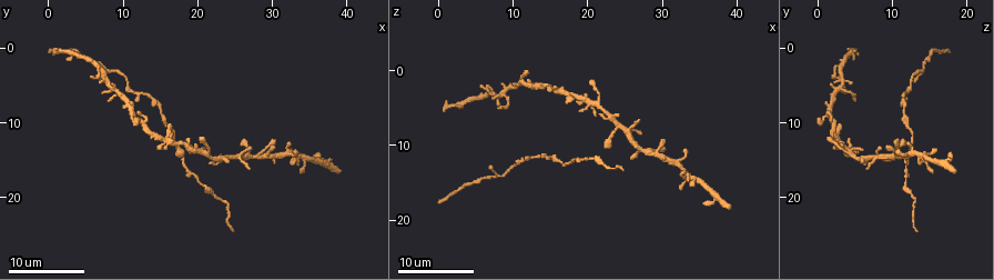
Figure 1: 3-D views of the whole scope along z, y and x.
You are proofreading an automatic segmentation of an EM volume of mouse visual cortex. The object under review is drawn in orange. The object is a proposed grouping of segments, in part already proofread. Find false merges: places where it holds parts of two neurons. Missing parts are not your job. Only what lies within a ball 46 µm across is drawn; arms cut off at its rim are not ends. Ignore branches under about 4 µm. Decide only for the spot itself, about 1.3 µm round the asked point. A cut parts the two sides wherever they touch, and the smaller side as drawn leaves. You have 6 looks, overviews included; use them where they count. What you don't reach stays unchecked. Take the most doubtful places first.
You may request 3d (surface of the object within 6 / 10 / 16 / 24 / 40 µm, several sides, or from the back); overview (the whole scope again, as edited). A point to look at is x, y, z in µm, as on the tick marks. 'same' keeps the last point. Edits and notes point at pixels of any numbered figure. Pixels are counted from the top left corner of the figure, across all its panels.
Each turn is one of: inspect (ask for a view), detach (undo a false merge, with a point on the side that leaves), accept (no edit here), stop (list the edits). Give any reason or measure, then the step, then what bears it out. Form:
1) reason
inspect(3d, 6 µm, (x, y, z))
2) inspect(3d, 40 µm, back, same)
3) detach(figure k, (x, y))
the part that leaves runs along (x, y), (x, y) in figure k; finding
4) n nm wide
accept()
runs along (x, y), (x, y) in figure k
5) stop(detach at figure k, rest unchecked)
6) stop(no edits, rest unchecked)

inspect(3d, 10 µm, (9.0, 3.0, 14.0))

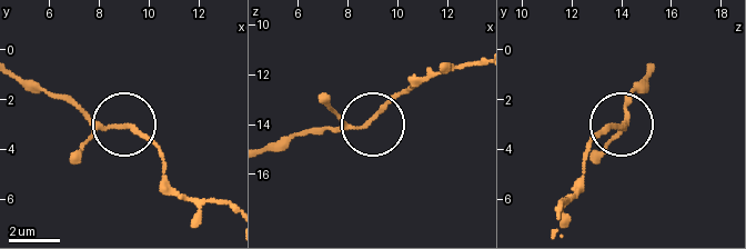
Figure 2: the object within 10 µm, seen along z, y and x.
3 arms
accept()
runs along (228, 208), (183, 192), (139, 133), (88, 120), (64, 99) in figure 2; continuous, no second neuron

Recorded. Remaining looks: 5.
four or more arms meet
inspect(3d, 16 µm, (21.5, 14.0, 4.5))

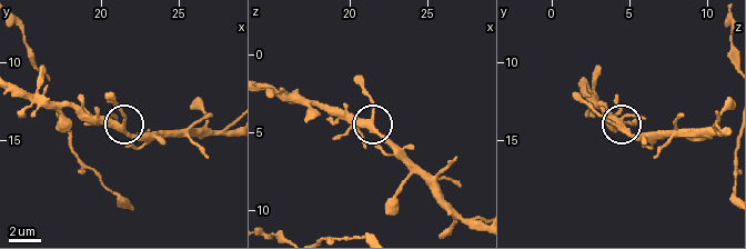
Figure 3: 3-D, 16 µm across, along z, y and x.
350 nm wide
accept()
runs along (386, 212), (405, 178), (406, 161), (372, 121), (368, 96) in figure 3; continuous, no second neuron

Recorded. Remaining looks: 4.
two arms in line, one across
inspect(3d, 16 µm, (24.5, 14.5, 7.5))

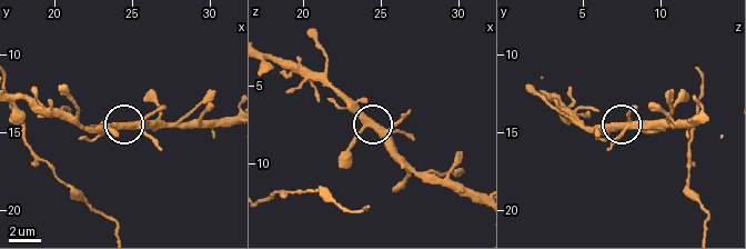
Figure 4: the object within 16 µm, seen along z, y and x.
accept()
runs along (340, 166), (344, 151), (371, 126), (406, 161) in figure 4; continuous, no second neuron

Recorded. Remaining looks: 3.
stop(no edits, rest unchecked)

